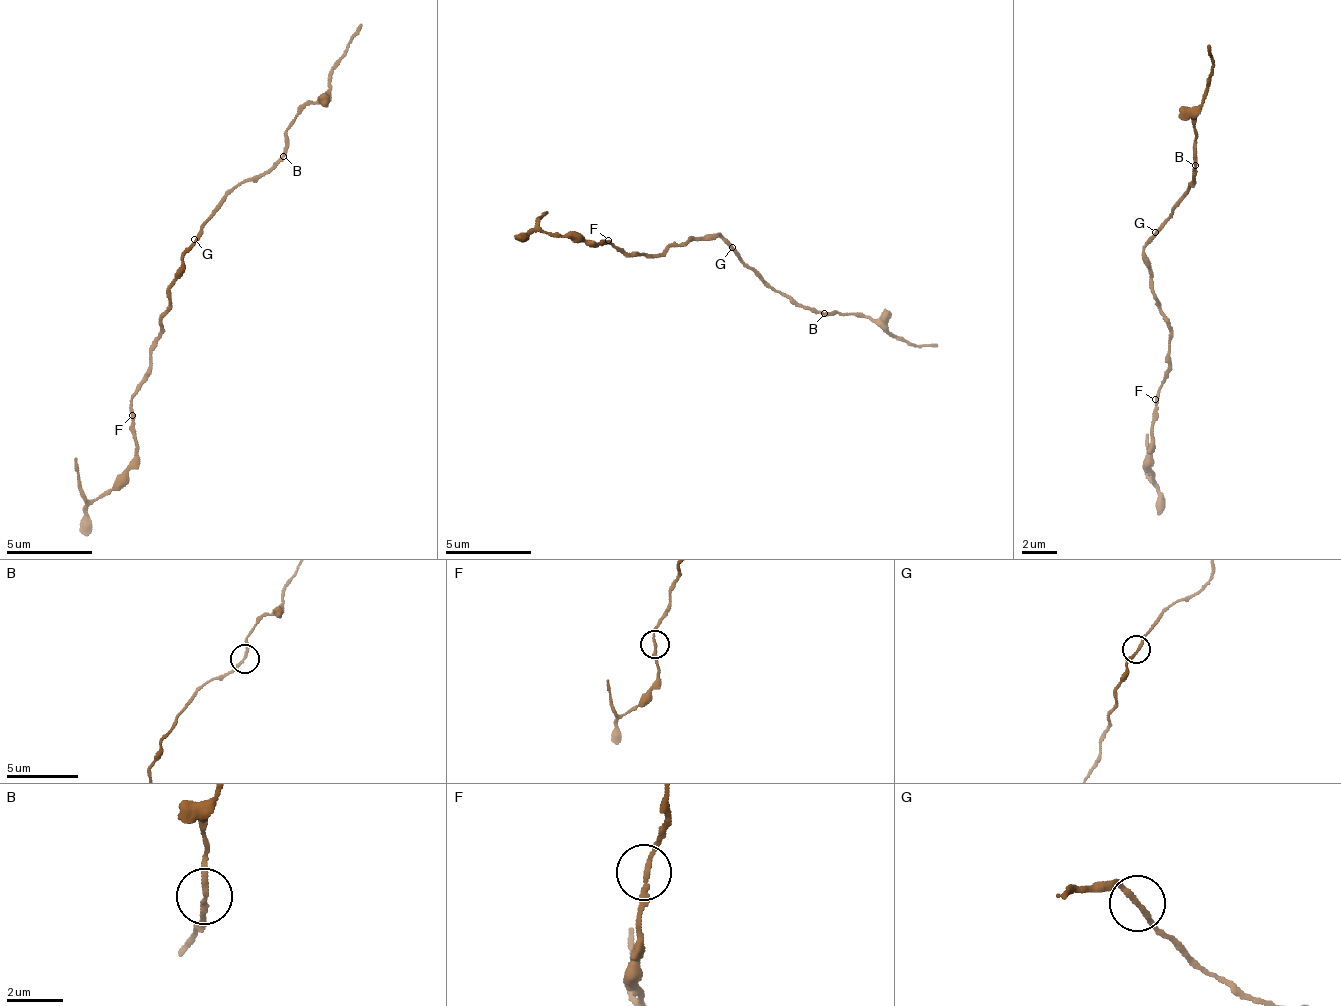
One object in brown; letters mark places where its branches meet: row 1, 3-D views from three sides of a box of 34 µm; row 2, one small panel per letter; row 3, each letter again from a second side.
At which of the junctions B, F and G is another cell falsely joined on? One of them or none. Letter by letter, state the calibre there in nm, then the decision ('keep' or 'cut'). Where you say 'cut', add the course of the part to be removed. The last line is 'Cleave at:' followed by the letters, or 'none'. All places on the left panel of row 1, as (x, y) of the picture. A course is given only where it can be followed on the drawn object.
B: 180 nm thick; keep
F: 160 nm thick; keep
G: 170 nm thick; keep
Cleave at: none

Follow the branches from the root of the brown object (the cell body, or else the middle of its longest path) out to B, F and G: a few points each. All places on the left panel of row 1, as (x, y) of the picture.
B: (185, 271), (186, 249), (220, 202), (248, 179), (256, 179), (283, 157)
F: (185, 271), (169, 291), (169, 308), (165, 312), (161, 336), (153, 349), (153, 370), (130, 401), (132, 415)
G: (185, 271), (185, 253), (194, 239)

